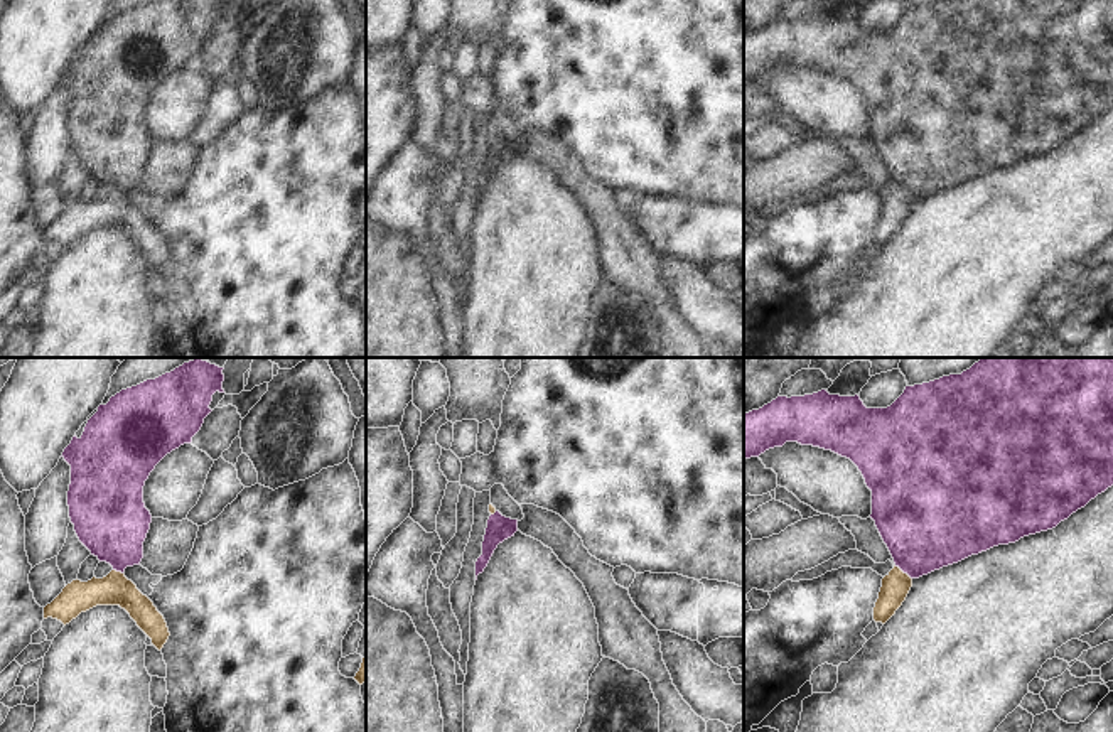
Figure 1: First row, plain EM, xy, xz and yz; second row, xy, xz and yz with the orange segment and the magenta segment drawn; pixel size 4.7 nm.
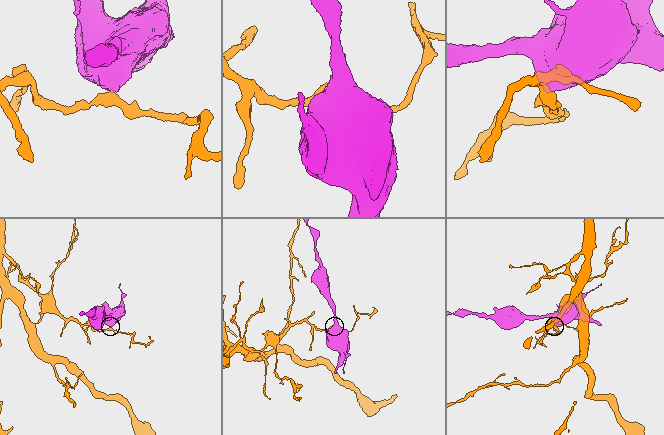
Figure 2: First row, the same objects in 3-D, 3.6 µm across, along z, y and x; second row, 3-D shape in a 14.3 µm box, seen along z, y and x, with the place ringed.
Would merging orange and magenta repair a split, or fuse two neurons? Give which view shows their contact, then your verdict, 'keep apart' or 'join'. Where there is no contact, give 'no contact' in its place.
yz | keep apart

